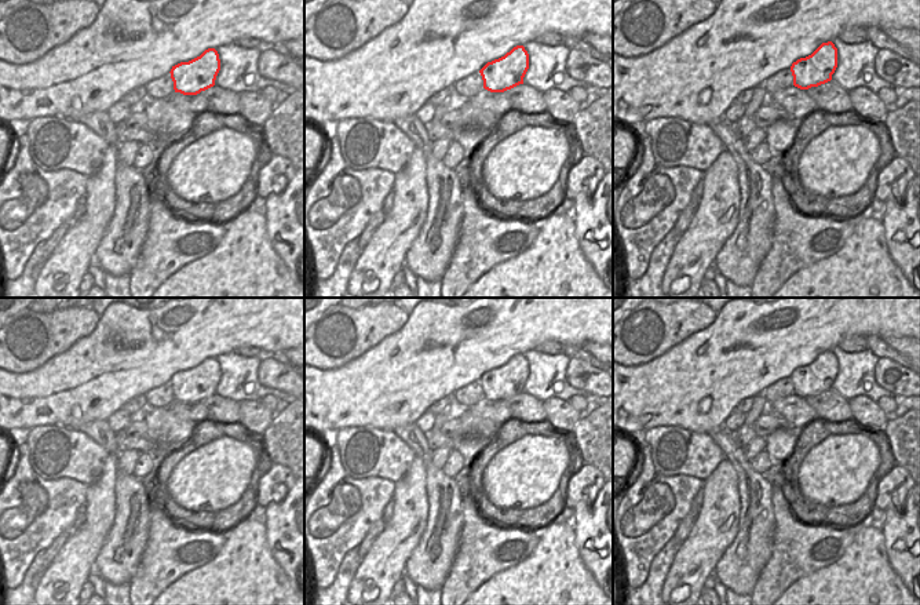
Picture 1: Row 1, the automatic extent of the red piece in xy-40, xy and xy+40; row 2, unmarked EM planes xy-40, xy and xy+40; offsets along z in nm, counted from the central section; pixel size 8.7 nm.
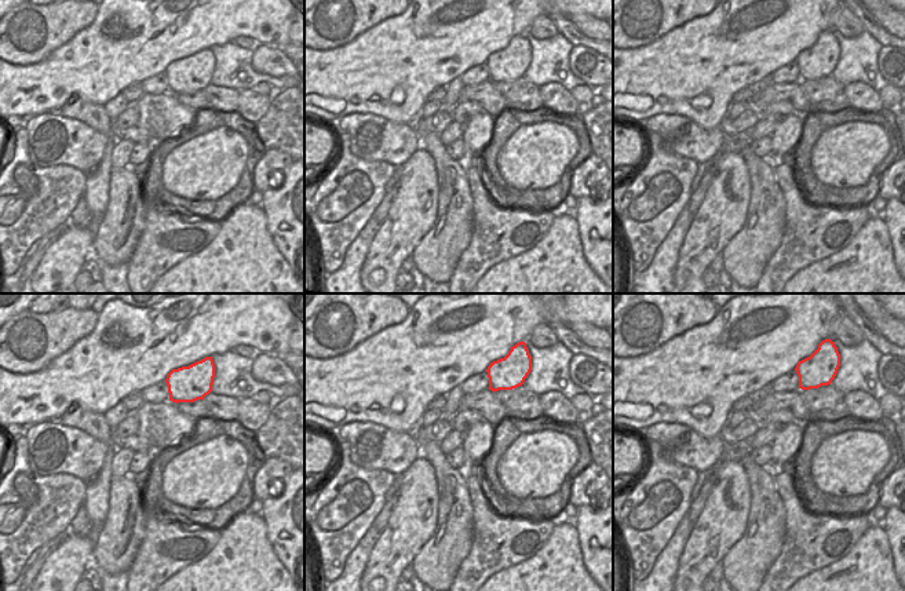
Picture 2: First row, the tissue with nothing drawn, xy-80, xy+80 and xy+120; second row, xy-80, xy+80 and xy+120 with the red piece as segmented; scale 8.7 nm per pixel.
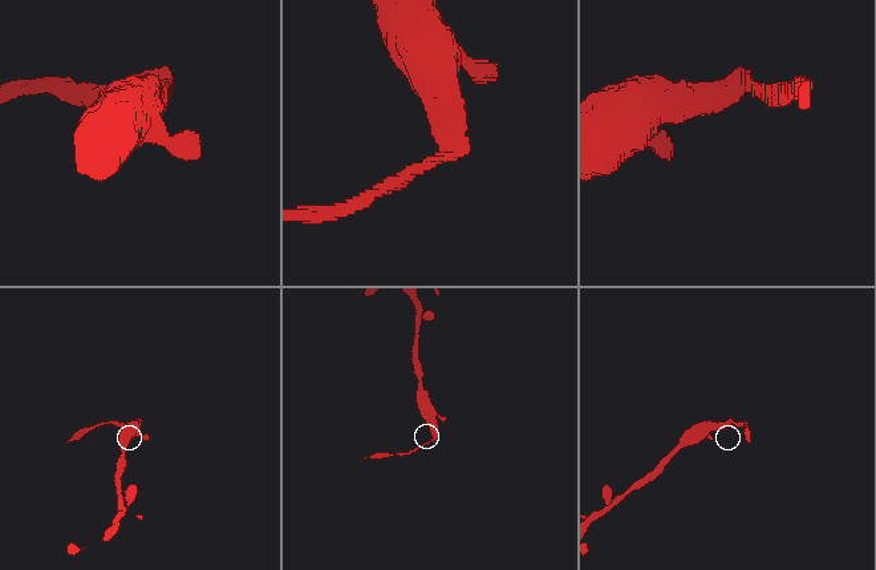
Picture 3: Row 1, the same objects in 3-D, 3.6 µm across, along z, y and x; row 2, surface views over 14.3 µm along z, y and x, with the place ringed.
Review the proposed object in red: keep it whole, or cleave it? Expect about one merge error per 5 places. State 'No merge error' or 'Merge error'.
Merge error

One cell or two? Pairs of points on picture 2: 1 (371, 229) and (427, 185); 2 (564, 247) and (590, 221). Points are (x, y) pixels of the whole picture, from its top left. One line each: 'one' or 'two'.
1: two
2: two

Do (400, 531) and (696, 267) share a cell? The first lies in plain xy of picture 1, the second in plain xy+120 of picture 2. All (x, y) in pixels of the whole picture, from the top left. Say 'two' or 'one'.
one

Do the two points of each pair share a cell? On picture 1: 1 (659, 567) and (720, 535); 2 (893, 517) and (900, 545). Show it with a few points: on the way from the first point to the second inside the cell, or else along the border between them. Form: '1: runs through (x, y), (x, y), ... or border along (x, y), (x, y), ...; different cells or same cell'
1: border along (690, 532), (676, 553), (660, 590); different cells
2: runs through (895, 524), (900, 529), (900, 538); same cell

